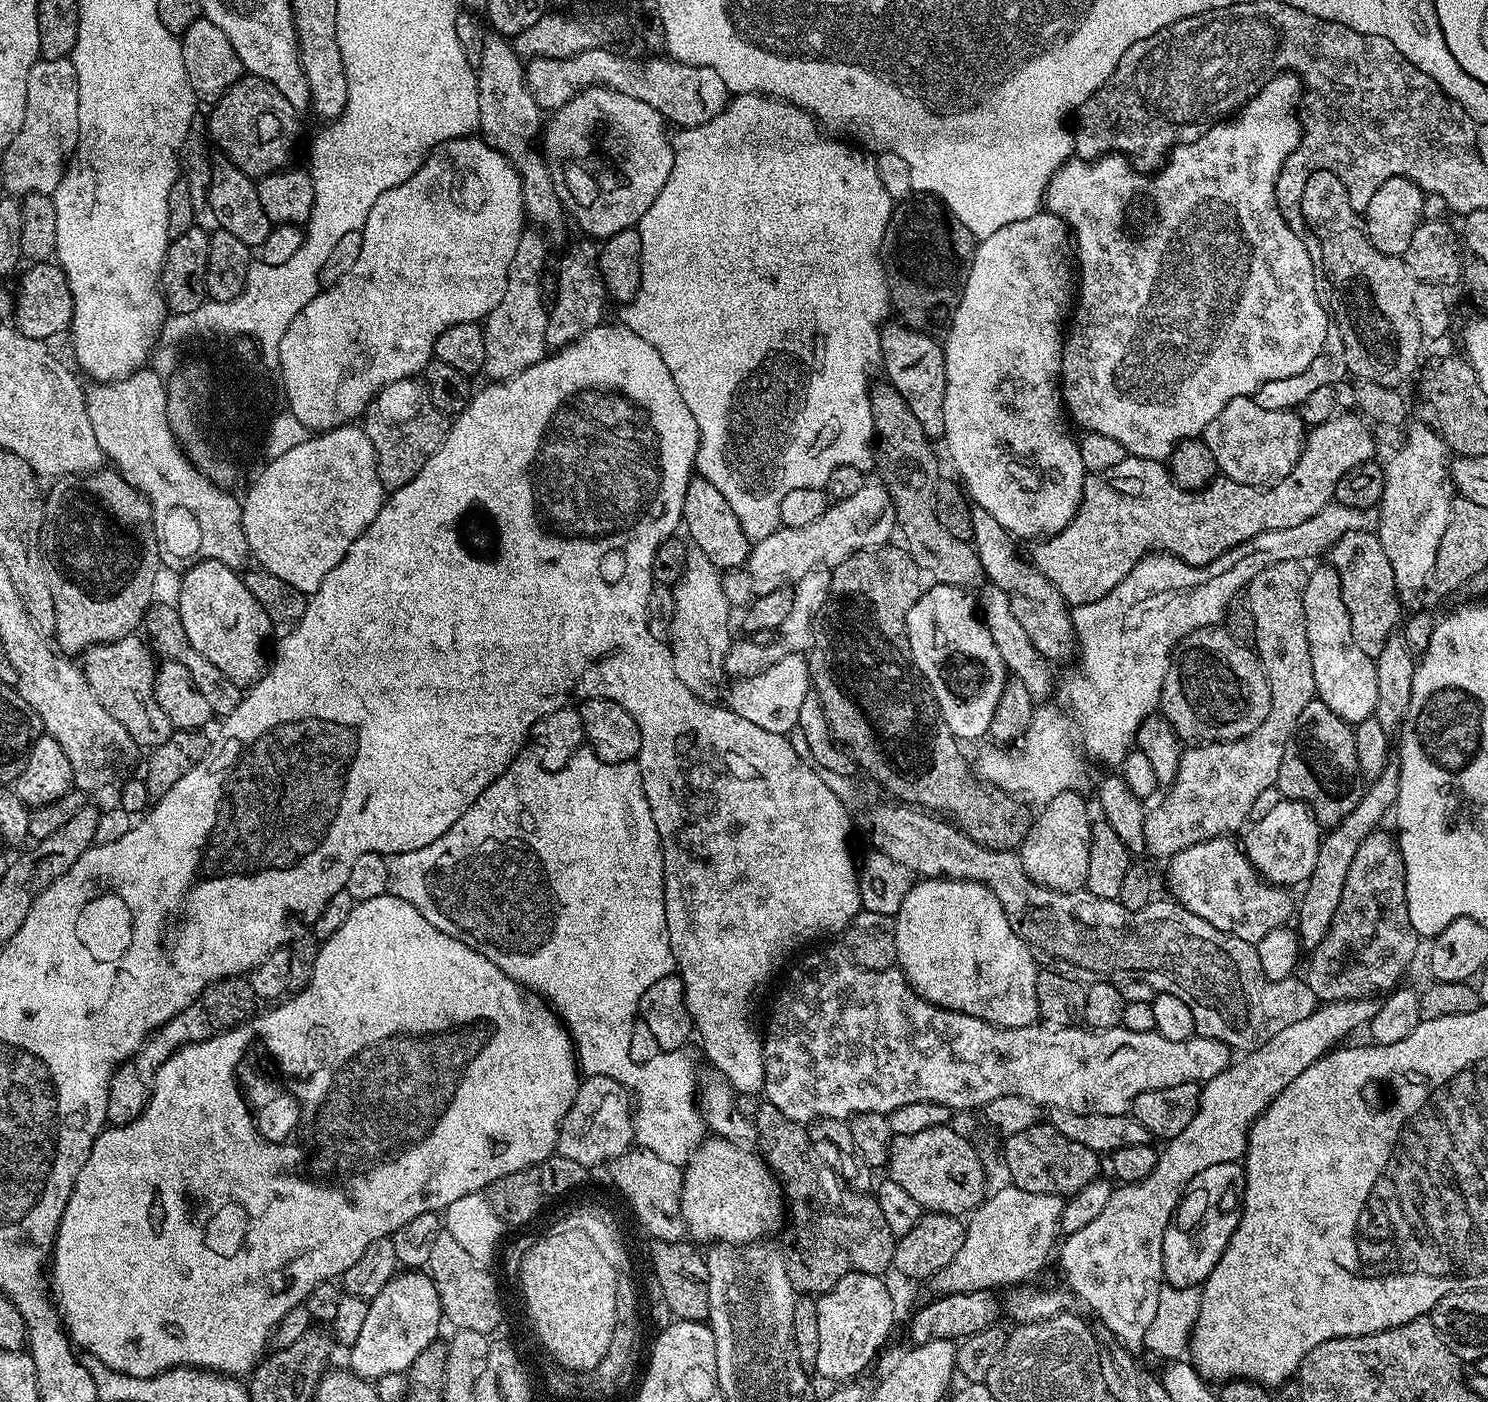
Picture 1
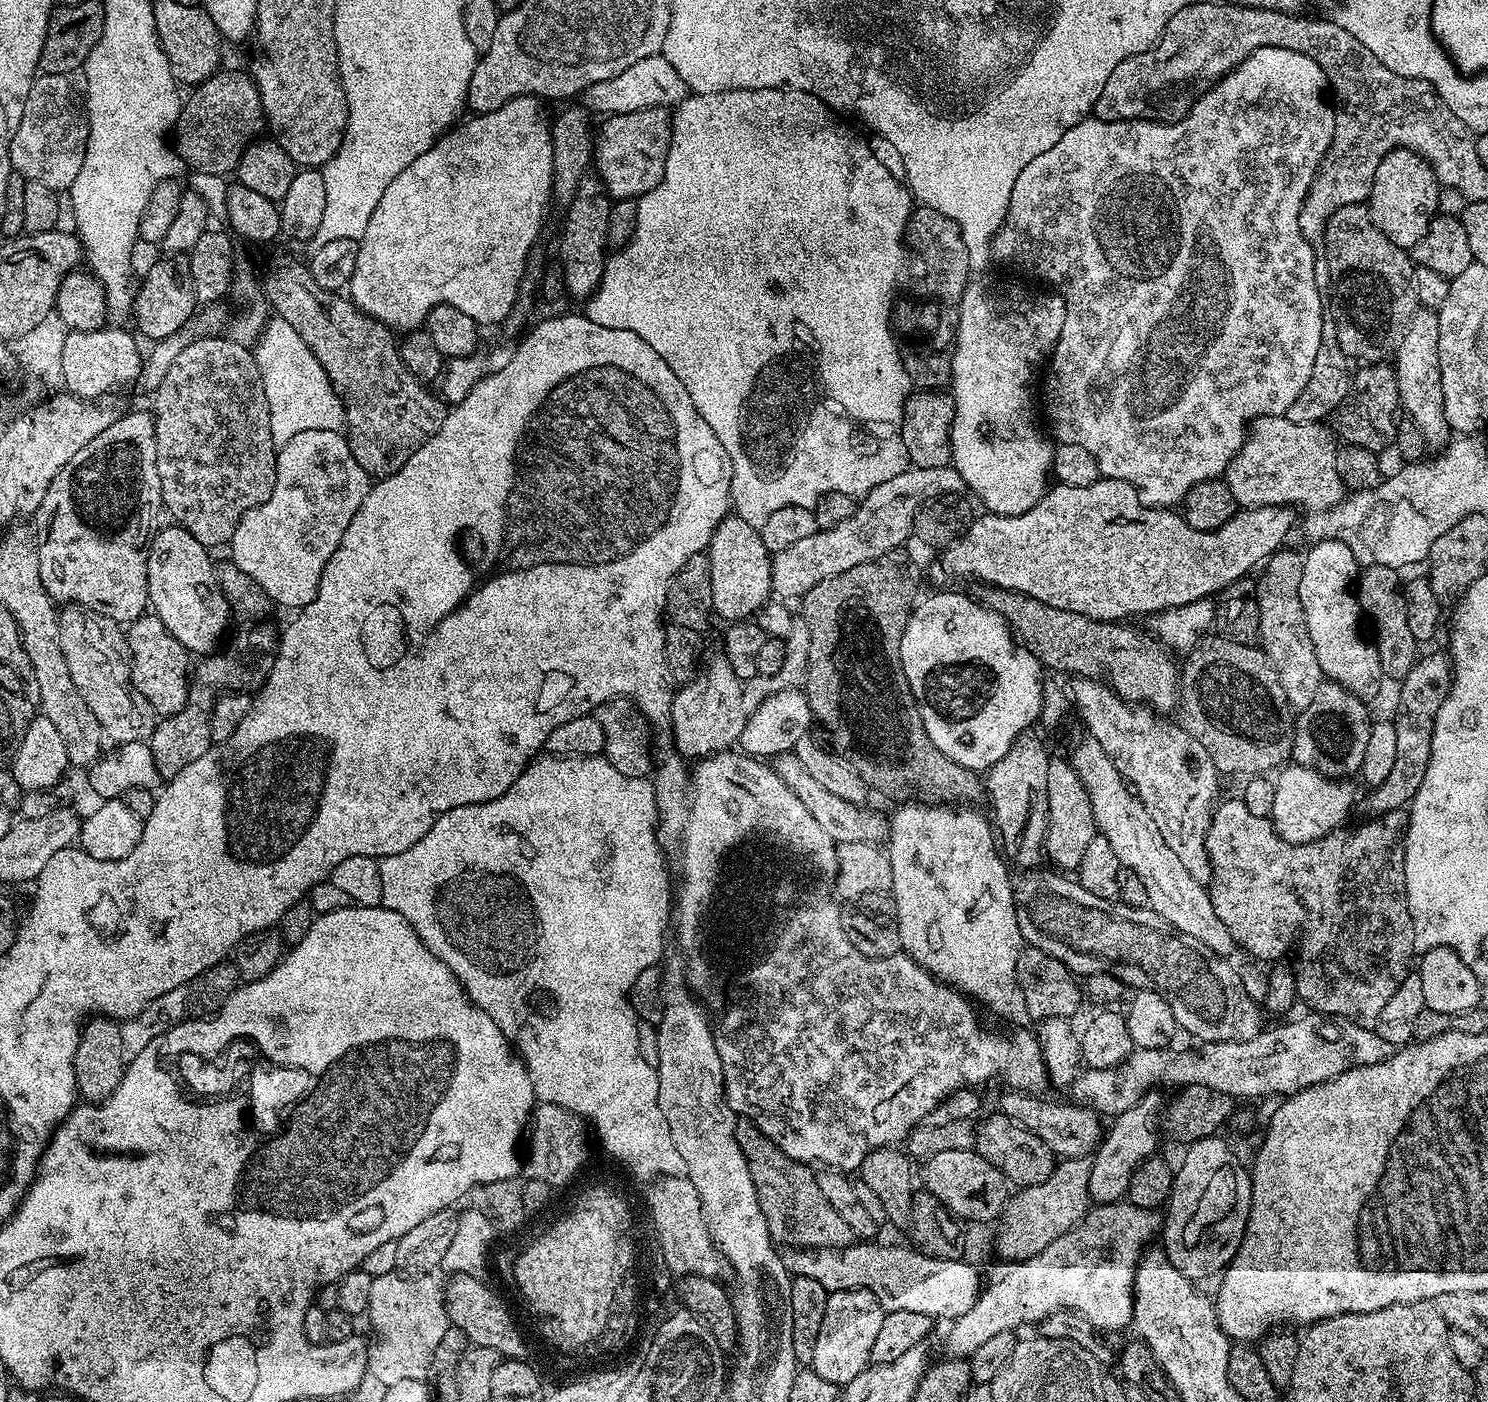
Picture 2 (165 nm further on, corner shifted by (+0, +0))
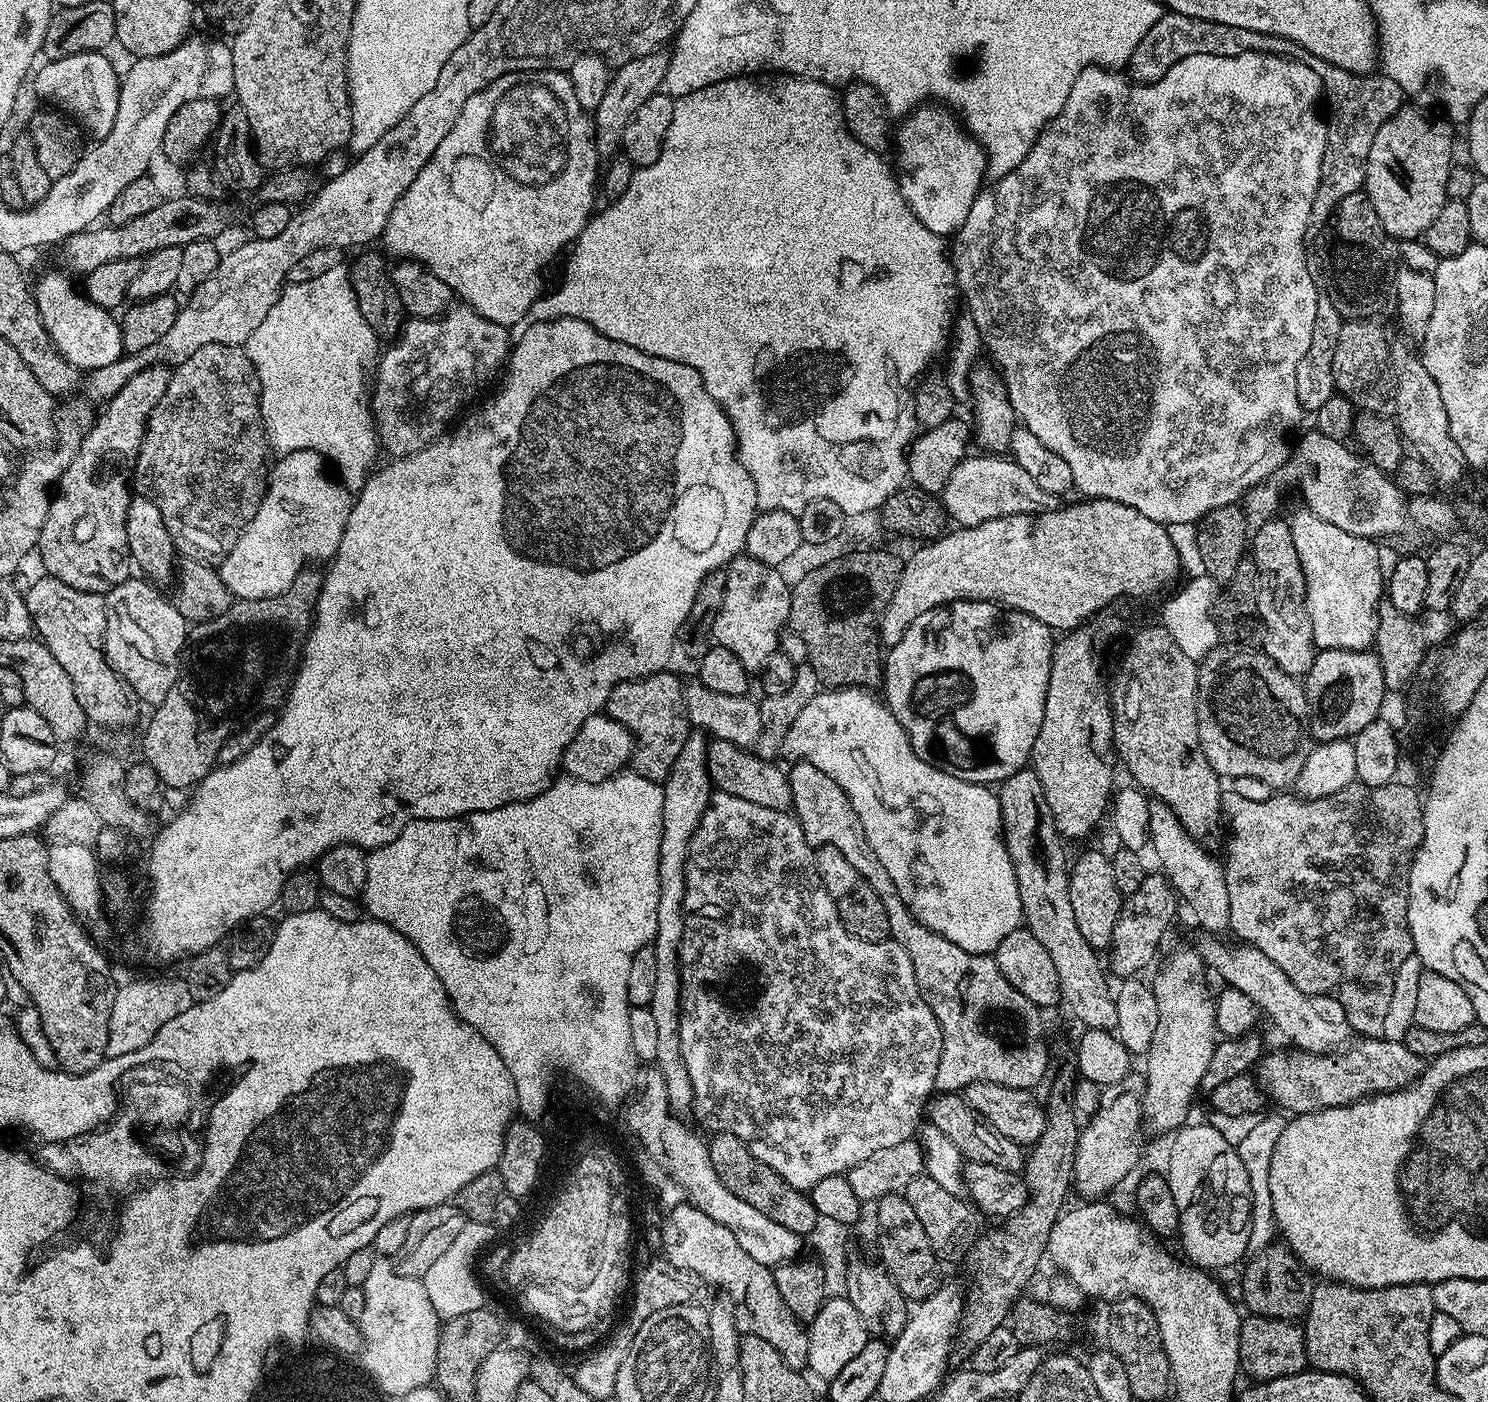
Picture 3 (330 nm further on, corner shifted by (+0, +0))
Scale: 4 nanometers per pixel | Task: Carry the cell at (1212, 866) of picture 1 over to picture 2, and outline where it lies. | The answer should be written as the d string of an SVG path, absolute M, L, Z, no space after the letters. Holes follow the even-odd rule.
M1221 799L1212 813L1210 830L1206 834L1206 850L1212 867L1212 878L1206 887L1210 894L1210 902L1214 902L1214 914L1218 914L1218 918L1222 918L1223 924L1226 925L1226 930L1230 930L1230 938L1236 943L1237 949L1243 950L1245 948L1250 955L1257 956L1260 960L1283 961L1284 955L1291 950L1296 935L1307 924L1316 924L1320 920L1320 944L1318 941L1312 940L1300 952L1301 968L1298 968L1295 973L1297 980L1296 995L1301 1001L1304 1002L1305 1000L1314 1011L1321 1012L1324 1016L1340 1016L1336 1018L1350 1024L1372 1026L1382 1014L1382 1006L1386 1006L1386 1002L1390 1002L1394 990L1398 990L1398 986L1402 986L1402 982L1408 977L1408 973L1414 964L1414 957L1417 955L1414 946L1414 922L1408 909L1406 874L1404 873L1404 834L1408 831L1408 812L1401 810L1388 812L1384 815L1373 815L1368 818L1365 824L1360 824L1357 828L1348 827L1341 826L1320 840L1315 840L1309 844L1291 844L1276 833L1276 827L1272 825L1269 817L1250 814L1250 810L1246 810L1243 799Z

